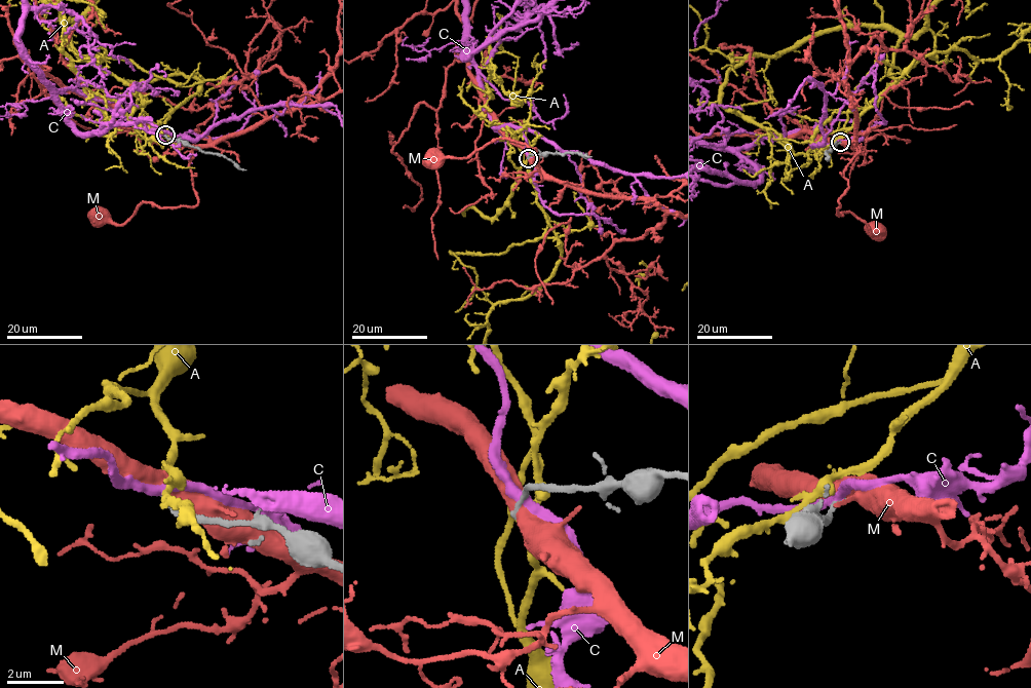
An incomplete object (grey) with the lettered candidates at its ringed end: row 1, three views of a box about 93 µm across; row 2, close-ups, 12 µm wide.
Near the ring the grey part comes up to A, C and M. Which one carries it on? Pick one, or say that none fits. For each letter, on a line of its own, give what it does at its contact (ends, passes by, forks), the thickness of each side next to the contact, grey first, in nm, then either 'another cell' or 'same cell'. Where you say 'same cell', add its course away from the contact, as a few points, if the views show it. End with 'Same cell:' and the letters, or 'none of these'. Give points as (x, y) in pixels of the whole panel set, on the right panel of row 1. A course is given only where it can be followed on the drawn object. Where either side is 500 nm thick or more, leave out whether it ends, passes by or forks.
A: it passes by; calibres 140 and 200 nm; same cell
C: it passes by; calibres 200 and 320 nm; another cell
M: calibres 170 and 550 nm; another cell
Same cell: A

